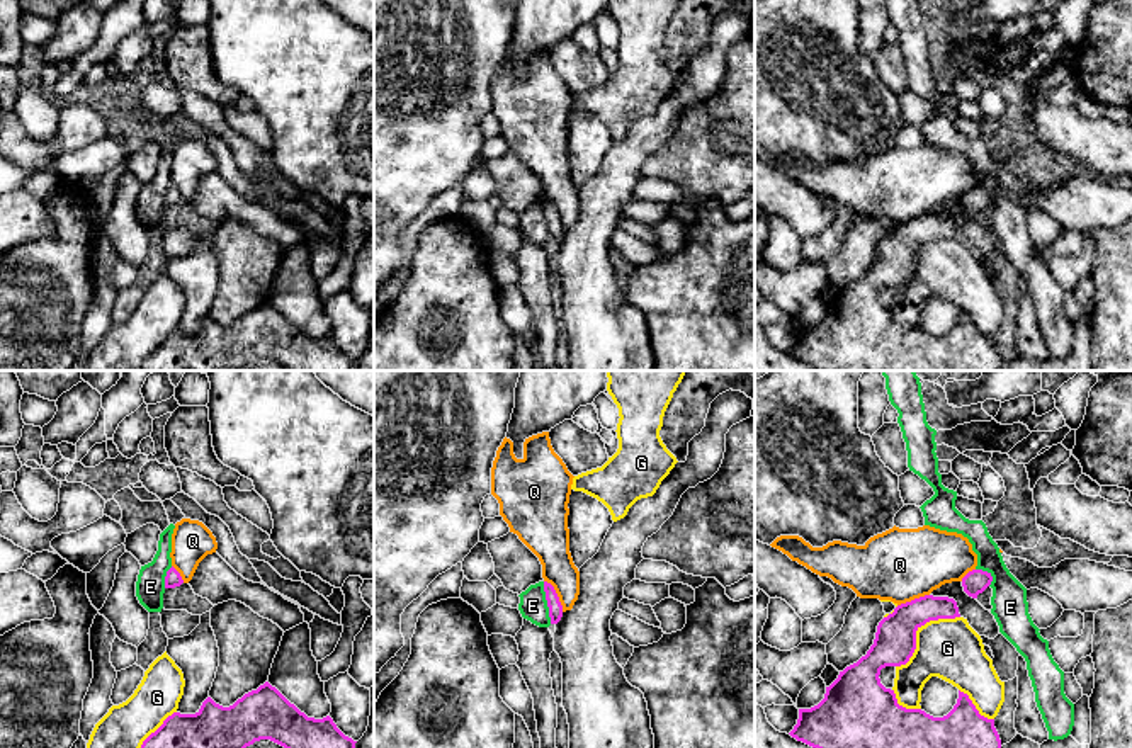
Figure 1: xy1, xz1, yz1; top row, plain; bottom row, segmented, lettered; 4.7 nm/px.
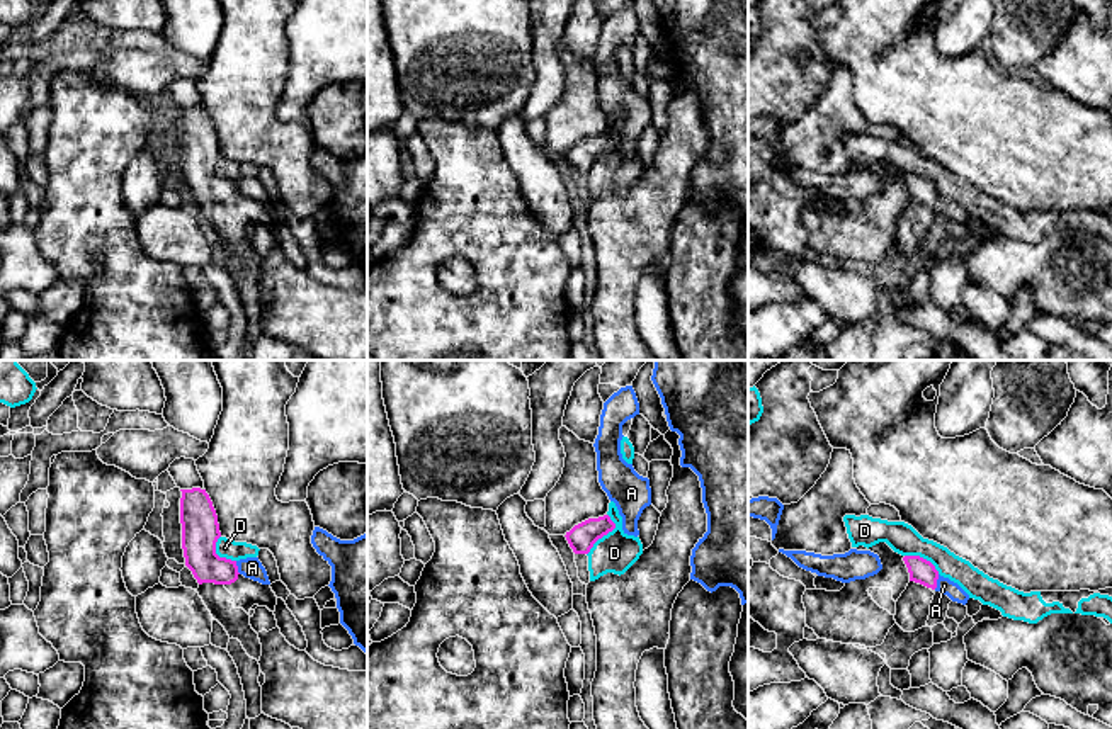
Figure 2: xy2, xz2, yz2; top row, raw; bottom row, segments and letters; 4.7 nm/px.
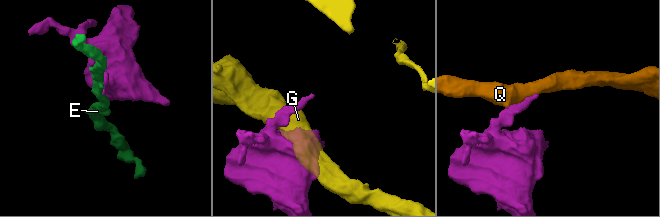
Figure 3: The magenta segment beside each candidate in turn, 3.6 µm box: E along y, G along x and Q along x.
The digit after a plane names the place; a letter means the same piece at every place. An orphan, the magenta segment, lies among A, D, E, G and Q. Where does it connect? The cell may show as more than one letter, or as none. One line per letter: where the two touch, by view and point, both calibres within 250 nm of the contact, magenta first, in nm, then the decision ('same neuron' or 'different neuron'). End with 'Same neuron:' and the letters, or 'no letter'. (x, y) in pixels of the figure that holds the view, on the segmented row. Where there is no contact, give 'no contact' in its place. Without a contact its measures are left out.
A: meets magenta in yz2 at (936, 582); 120 nm thick on the magenta side, 80 nm on the other; different neuron
D: meets magenta in xz2 at (606, 534); 130 nm thick on the magenta side, 190 nm on the other; different neuron
E: meets magenta in xz1 at (548, 602); 70 nm thick on the magenta side, 130 nm on the other; different neuron
G: meets magenta in yz1 at (916, 629); 200 nm thick on the magenta side, 280 nm on the other; different neuron
Q: meets magenta in xz1 at (556, 595); 70 nm thick on the magenta side, 180 nm on the other; different neuron
Same neuron: no letter

